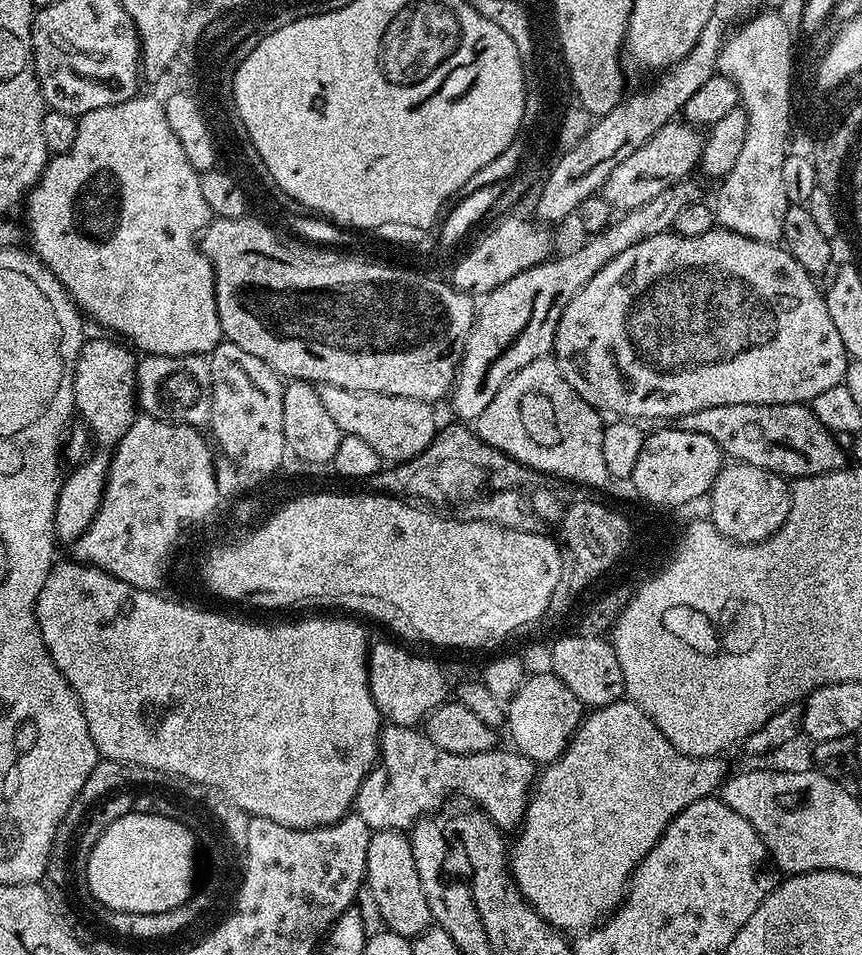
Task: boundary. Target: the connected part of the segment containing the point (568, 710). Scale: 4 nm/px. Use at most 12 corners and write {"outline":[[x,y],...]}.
{"outline":[[548,670],[506,704],[511,747],[537,766],[568,749],[582,705]]}

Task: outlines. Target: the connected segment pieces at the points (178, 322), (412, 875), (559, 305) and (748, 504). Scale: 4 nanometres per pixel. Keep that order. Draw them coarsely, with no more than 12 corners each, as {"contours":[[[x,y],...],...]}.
{"contours":[[[163,103],[77,119],[31,251],[137,353],[222,340]],[[373,831],[363,883],[380,924],[409,938],[433,923],[404,832]],[[685,178],[573,252],[479,301],[450,393],[475,422],[553,351],[562,310],[606,262],[672,231],[705,181]],[[728,462],[707,515],[735,544],[761,544],[786,522],[785,477]]]}

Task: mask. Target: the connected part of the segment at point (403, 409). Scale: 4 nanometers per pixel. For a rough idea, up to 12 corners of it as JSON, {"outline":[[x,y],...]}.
{"outline":[[321,384],[322,406],[381,461],[412,460],[438,431],[418,398]]}

